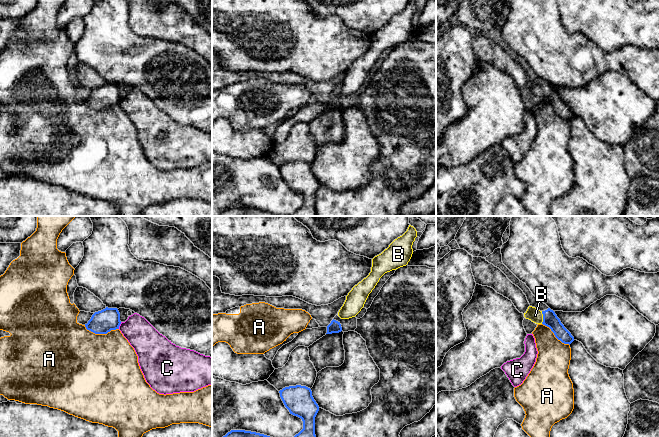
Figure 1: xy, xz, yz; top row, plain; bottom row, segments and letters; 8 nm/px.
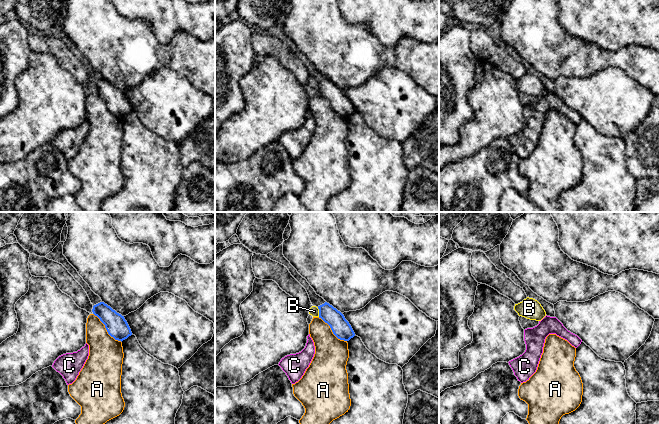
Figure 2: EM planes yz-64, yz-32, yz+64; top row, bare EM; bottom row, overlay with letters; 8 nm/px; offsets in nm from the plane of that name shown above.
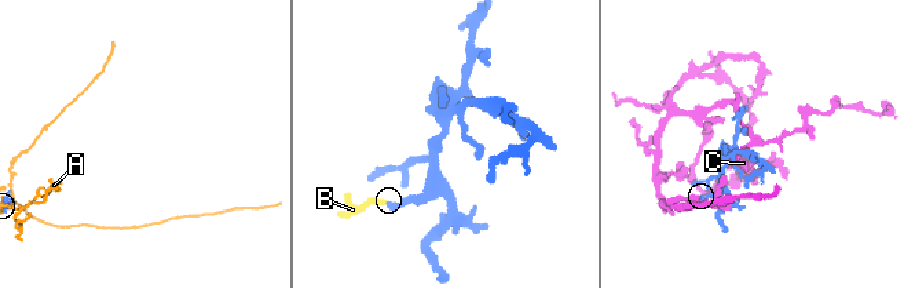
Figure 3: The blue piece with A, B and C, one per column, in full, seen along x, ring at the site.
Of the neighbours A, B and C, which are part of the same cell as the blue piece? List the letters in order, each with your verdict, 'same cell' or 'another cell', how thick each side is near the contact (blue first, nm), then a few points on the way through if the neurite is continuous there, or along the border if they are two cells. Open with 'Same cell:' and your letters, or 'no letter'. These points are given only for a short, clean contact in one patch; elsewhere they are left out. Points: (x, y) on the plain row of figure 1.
Same cell: B
A: another cell; calibres 190 and 500 nm
B: same cell; calibres 120 and 110 nm; way yz (550, 95), (543, 93), (535, 91)
C: another cell; calibres 190 and 240 nm

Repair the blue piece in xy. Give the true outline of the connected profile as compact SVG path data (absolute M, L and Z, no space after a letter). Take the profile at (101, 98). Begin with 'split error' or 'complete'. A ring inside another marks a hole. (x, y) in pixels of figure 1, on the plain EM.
complete | M108 84L95 88L85 100L87 106L95 110L107 110L111 106L119 105L120 89L117 84Z

